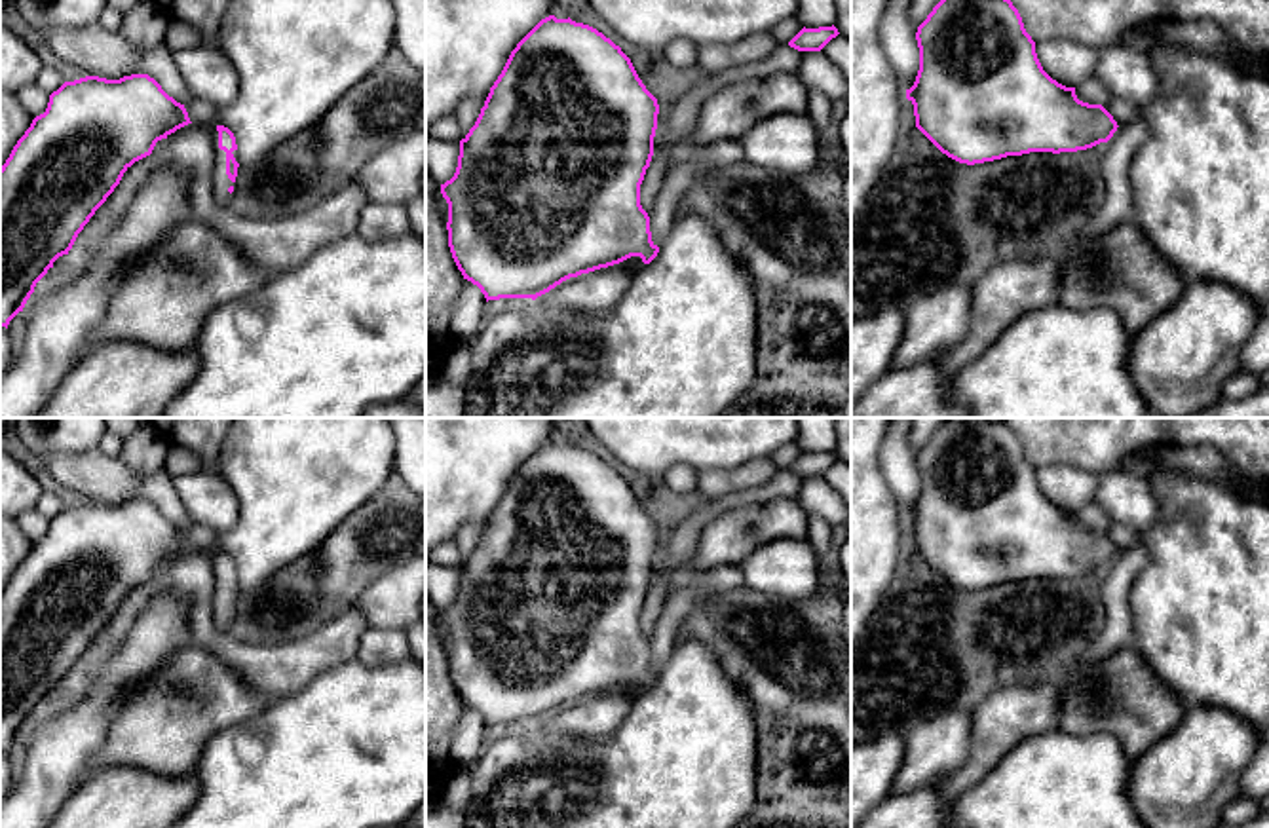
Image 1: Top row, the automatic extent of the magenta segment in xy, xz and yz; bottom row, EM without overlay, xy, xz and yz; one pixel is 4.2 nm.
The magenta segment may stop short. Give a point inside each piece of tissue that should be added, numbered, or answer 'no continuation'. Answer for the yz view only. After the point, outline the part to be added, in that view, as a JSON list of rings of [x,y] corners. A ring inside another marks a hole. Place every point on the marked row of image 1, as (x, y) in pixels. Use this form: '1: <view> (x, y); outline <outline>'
no continuation

